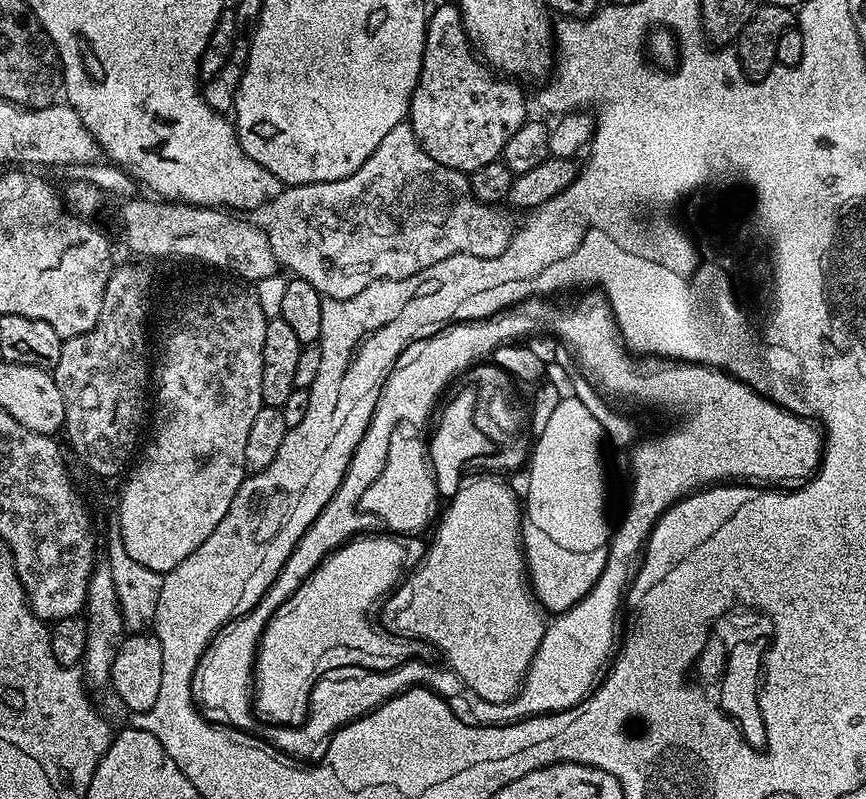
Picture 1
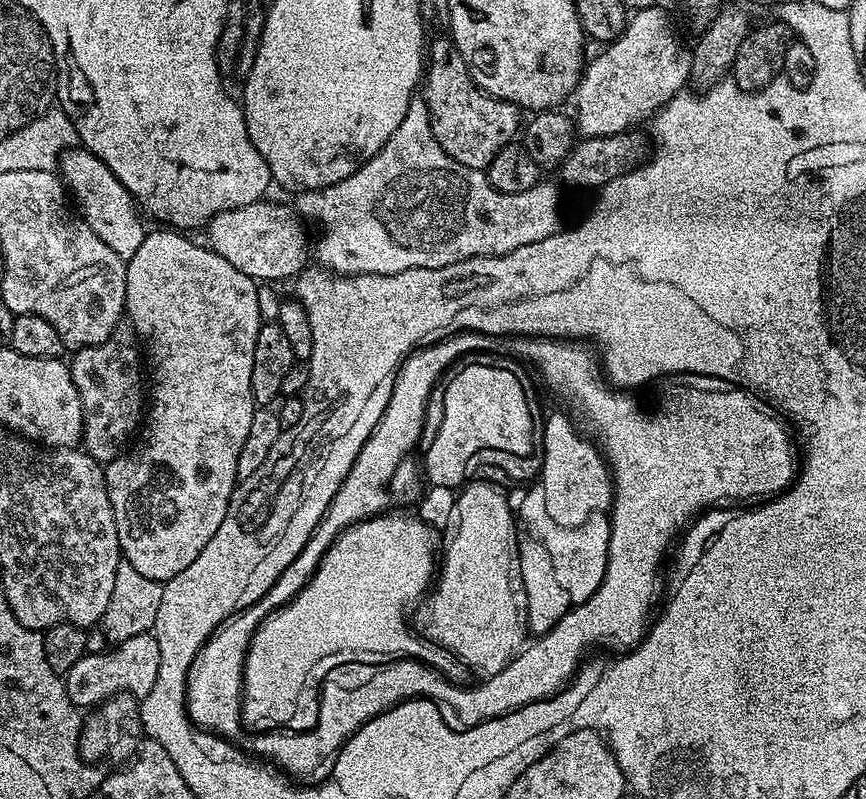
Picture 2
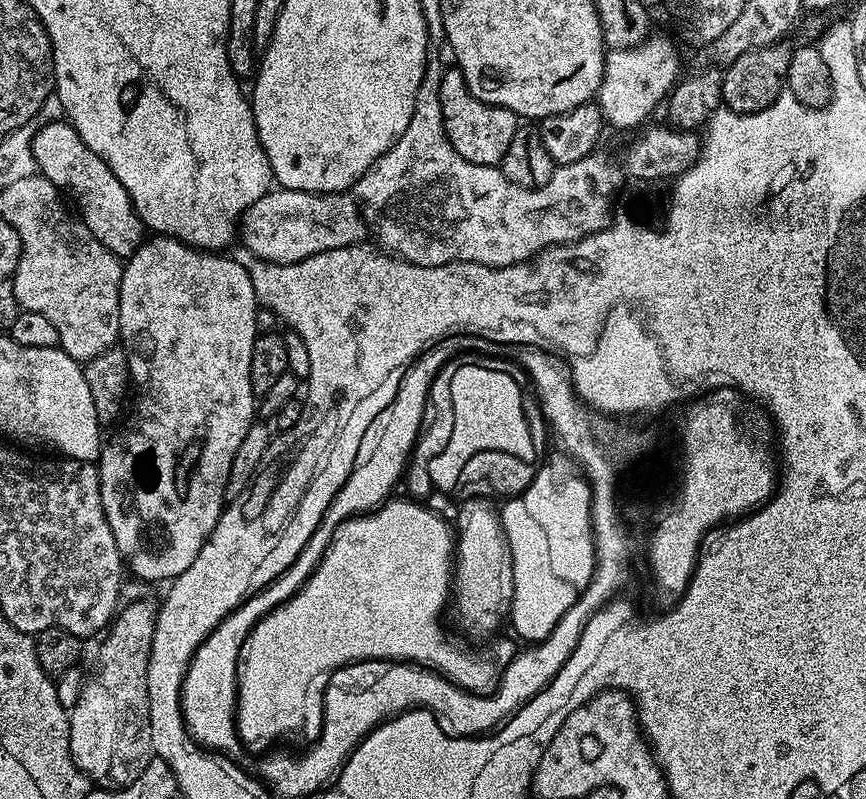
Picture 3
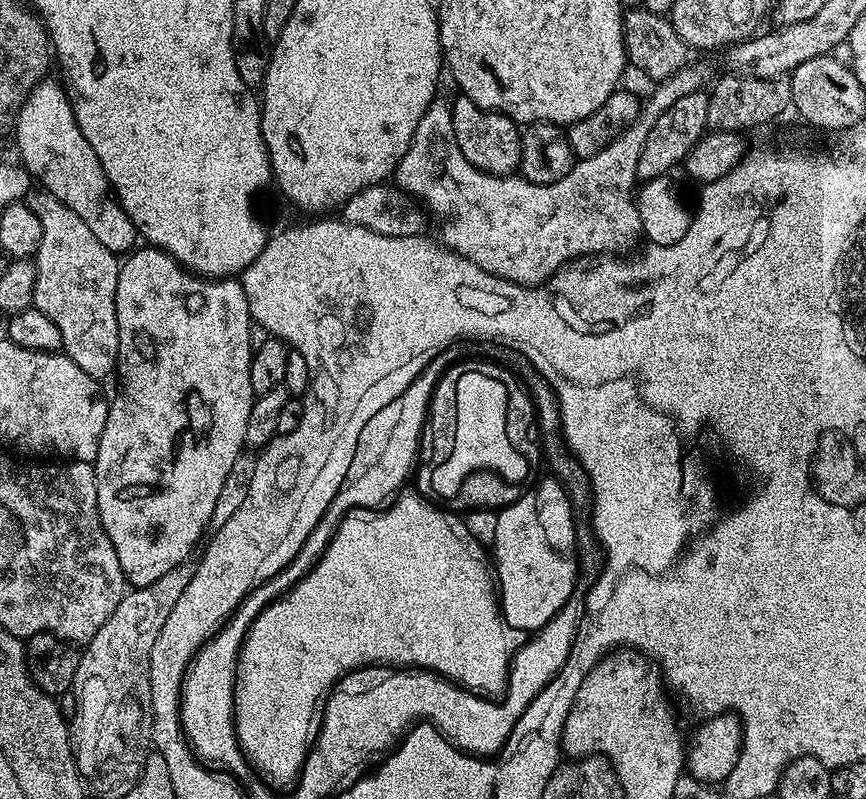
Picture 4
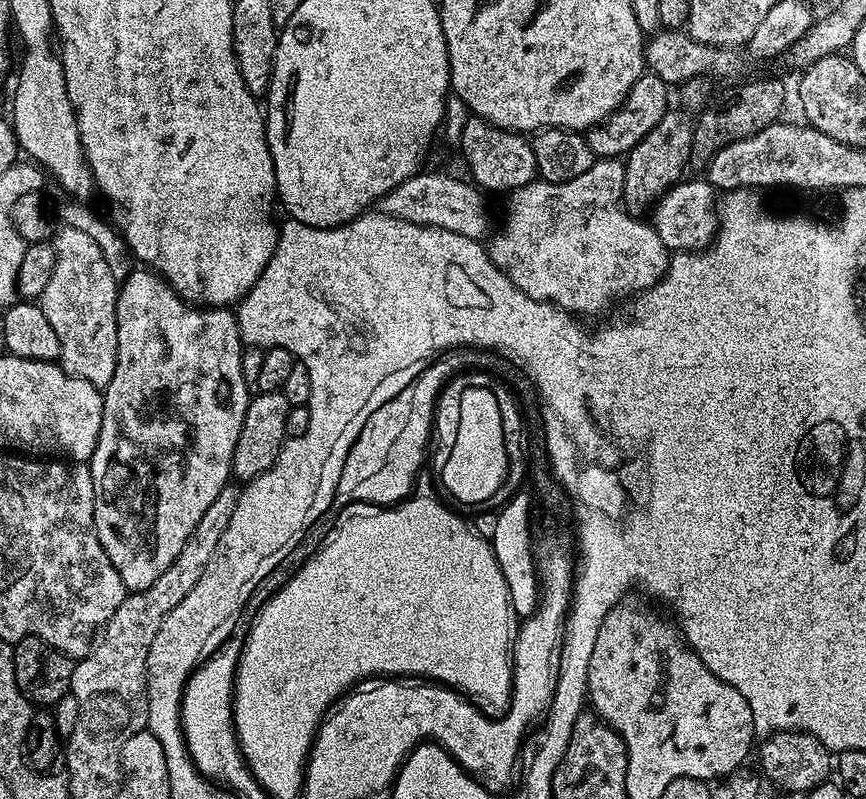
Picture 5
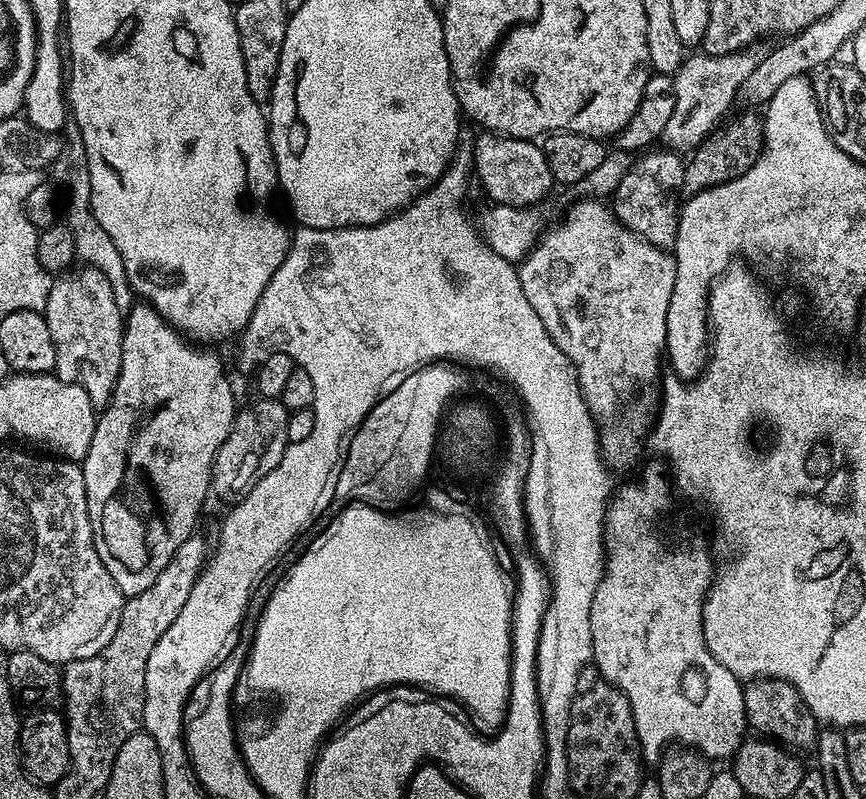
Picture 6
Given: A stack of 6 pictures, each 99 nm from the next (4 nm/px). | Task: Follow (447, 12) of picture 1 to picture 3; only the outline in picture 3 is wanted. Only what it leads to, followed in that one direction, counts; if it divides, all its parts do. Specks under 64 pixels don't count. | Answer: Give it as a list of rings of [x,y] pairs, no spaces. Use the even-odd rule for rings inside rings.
[[[455,66],[449,67],[442,74],[440,97],[442,98],[442,122],[450,146],[454,146],[454,150],[458,150],[458,154],[462,154],[466,162],[499,165],[518,127],[516,113],[474,98],[474,94],[468,92],[463,74]]]

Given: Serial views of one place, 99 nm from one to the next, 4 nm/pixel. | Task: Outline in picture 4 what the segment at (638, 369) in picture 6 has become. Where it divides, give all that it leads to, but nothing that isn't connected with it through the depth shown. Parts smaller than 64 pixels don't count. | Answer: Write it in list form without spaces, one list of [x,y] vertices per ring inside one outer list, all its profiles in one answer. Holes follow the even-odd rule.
[[[684,64],[682,70],[670,74],[670,78],[659,81],[653,87],[656,89],[649,94],[648,100],[646,96],[638,118],[630,126],[622,129],[606,147],[598,150],[598,154],[585,160],[577,159],[576,165],[570,170],[570,174],[566,174],[566,178],[558,178],[558,182],[549,184],[535,184],[519,174],[495,176],[466,162],[454,138],[454,122],[449,101],[437,98],[430,102],[426,114],[418,118],[418,130],[414,130],[414,138],[394,173],[395,187],[408,193],[413,200],[426,206],[431,215],[433,212],[441,220],[438,240],[449,252],[465,256],[467,260],[474,262],[474,266],[515,284],[542,284],[559,268],[581,258],[631,253],[635,249],[632,247],[642,240],[642,222],[638,218],[634,189],[638,184],[638,157],[642,154],[642,146],[646,146],[646,137],[650,130],[654,130],[654,122],[658,122],[664,111],[670,110],[670,106],[674,106],[678,98],[686,98],[686,94],[701,91],[705,87],[704,80],[711,81],[711,76],[711,70],[700,64]]]

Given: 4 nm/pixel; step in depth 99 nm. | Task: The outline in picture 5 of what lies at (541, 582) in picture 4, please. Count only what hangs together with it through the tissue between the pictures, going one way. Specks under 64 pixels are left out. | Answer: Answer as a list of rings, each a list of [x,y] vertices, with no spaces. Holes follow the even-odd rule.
[[[517,494],[499,509],[500,517],[496,520],[496,525],[492,528],[492,536],[490,535],[490,543],[492,545],[492,553],[494,558],[498,558],[498,566],[502,570],[502,578],[506,578],[506,590],[510,594],[510,602],[512,603],[512,611],[517,617],[526,618],[536,609],[536,604],[540,600],[540,580],[536,577],[536,559],[532,553],[532,537],[534,535],[533,517],[531,514],[533,505],[523,494]]]

